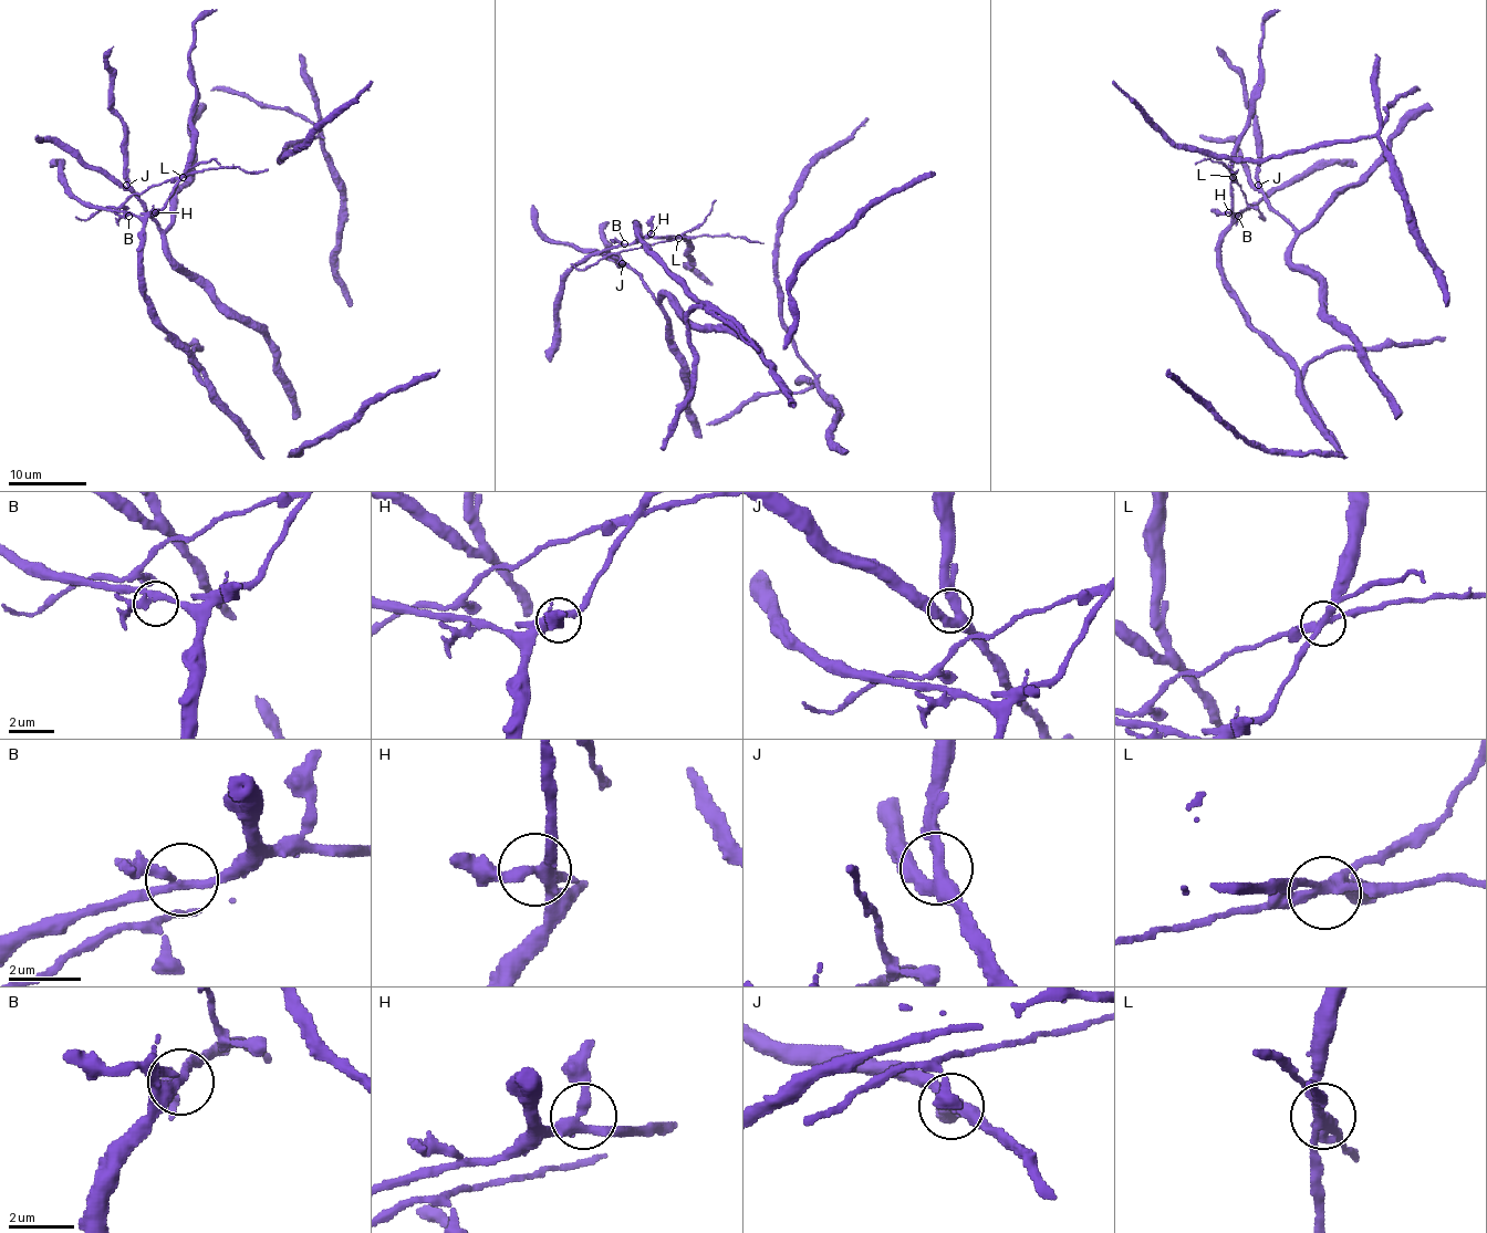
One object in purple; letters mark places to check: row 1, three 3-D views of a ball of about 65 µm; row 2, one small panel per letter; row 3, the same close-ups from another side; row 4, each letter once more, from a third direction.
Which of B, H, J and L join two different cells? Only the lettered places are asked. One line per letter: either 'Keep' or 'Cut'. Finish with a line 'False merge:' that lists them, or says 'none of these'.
B: Keep
H: Keep
J: Keep
L: Cut
False merge: L

